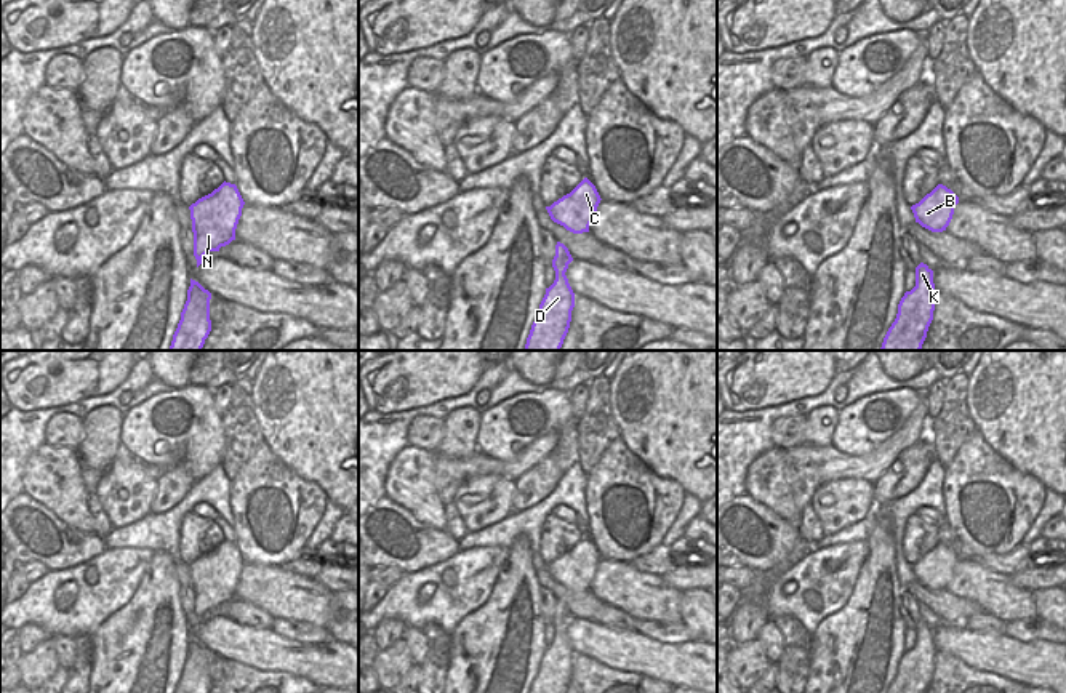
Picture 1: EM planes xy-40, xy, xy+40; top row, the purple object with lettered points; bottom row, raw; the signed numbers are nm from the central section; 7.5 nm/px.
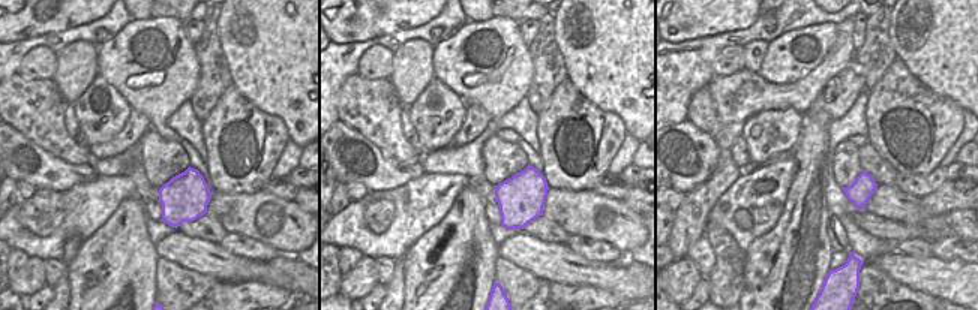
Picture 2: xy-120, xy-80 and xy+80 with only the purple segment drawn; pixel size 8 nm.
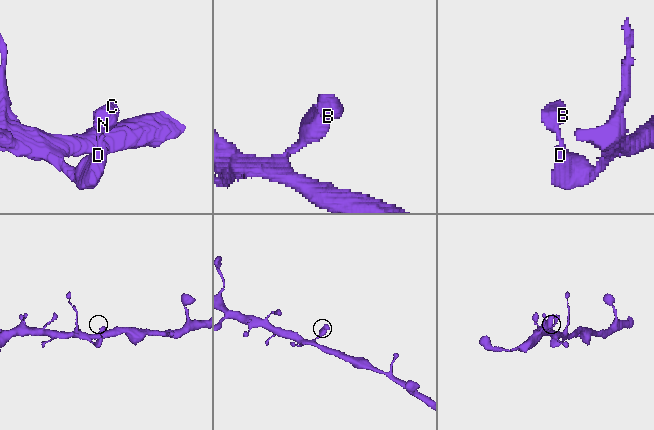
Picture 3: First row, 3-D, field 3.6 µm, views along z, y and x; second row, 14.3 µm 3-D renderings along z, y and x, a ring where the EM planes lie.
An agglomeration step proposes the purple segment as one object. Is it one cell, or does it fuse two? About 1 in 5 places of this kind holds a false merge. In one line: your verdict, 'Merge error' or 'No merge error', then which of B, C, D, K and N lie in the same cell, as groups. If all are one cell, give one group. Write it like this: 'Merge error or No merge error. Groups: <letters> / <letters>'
No merge error. Groups: B C D K N.

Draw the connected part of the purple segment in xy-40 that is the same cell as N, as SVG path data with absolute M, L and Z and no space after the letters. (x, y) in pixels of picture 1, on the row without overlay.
M224 539L211 552L189 565L197 626L208 610L219 610L221 605L235 599L243 563L237 544Z

